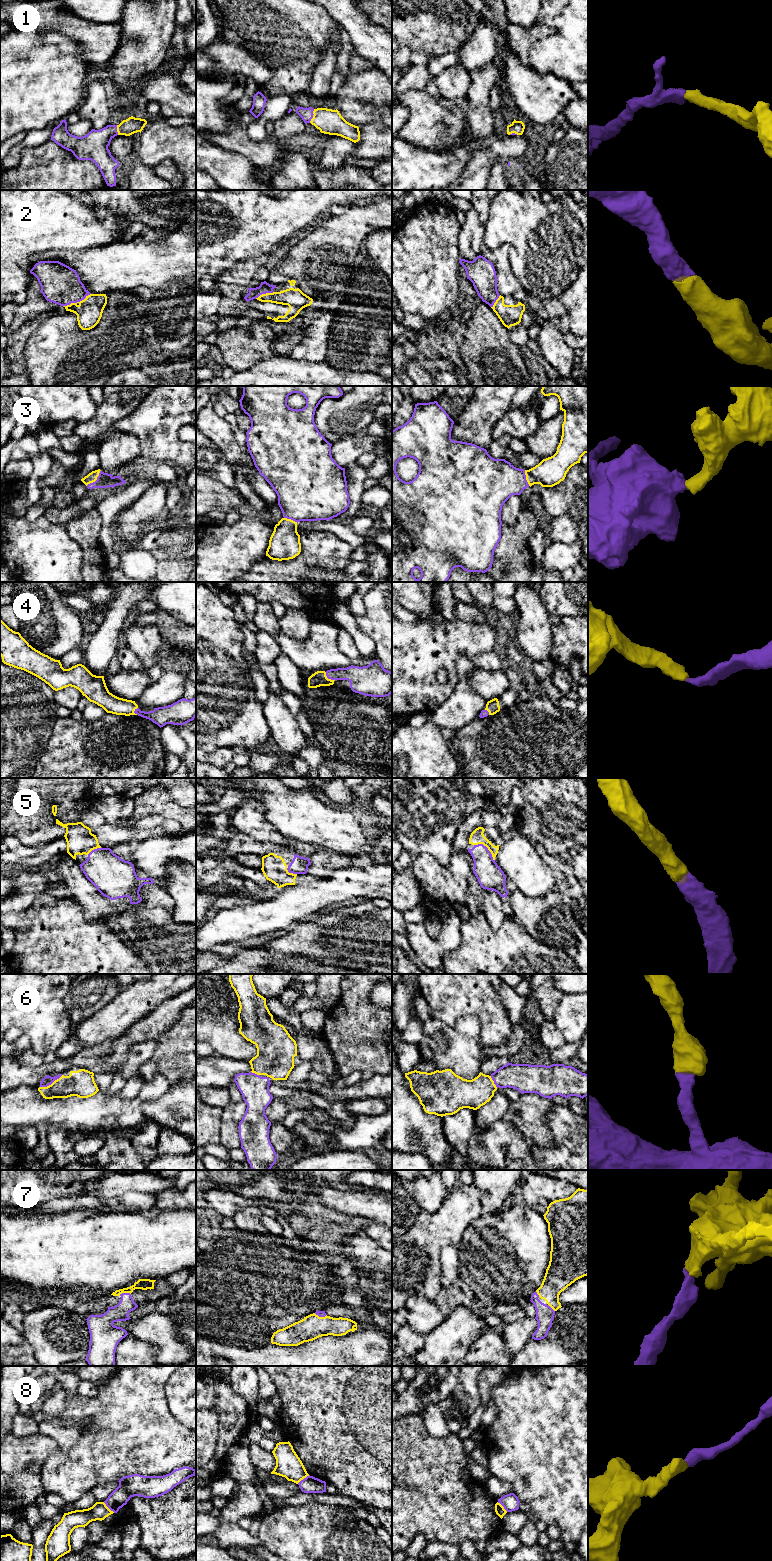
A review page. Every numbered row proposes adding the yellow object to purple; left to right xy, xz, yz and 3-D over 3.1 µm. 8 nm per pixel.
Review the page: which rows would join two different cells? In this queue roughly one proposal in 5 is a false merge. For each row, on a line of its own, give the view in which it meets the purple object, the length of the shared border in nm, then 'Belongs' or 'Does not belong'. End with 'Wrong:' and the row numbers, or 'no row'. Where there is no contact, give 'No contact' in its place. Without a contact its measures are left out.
1: Touches purple in xz. Shared border 120 nm. Belongs
2: Touches purple in xy. Shared border 240 nm. Belongs
3: Touches purple in xy. Shared border 170 nm. Belongs
4: Touches purple in xz. Shared border 100 nm. Belongs
5: Touches purple in yz. Shared border 220 nm. Belongs
6: Touches purple in xy. Shared border 200 nm. Belongs
7: Touches purple in xy. Shared border 100 nm. Belongs
8: Touches purple in xy. Shared border 130 nm. Does not belong
Wrong: 8

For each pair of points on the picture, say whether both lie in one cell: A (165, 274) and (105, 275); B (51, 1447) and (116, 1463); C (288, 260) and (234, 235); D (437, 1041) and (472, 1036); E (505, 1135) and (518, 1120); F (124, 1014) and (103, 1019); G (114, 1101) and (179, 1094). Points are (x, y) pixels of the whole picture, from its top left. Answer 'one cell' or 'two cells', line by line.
A: one cell
B: two cells
C: two cells
D: one cell
E: two cells
F: one cell
G: one cell

